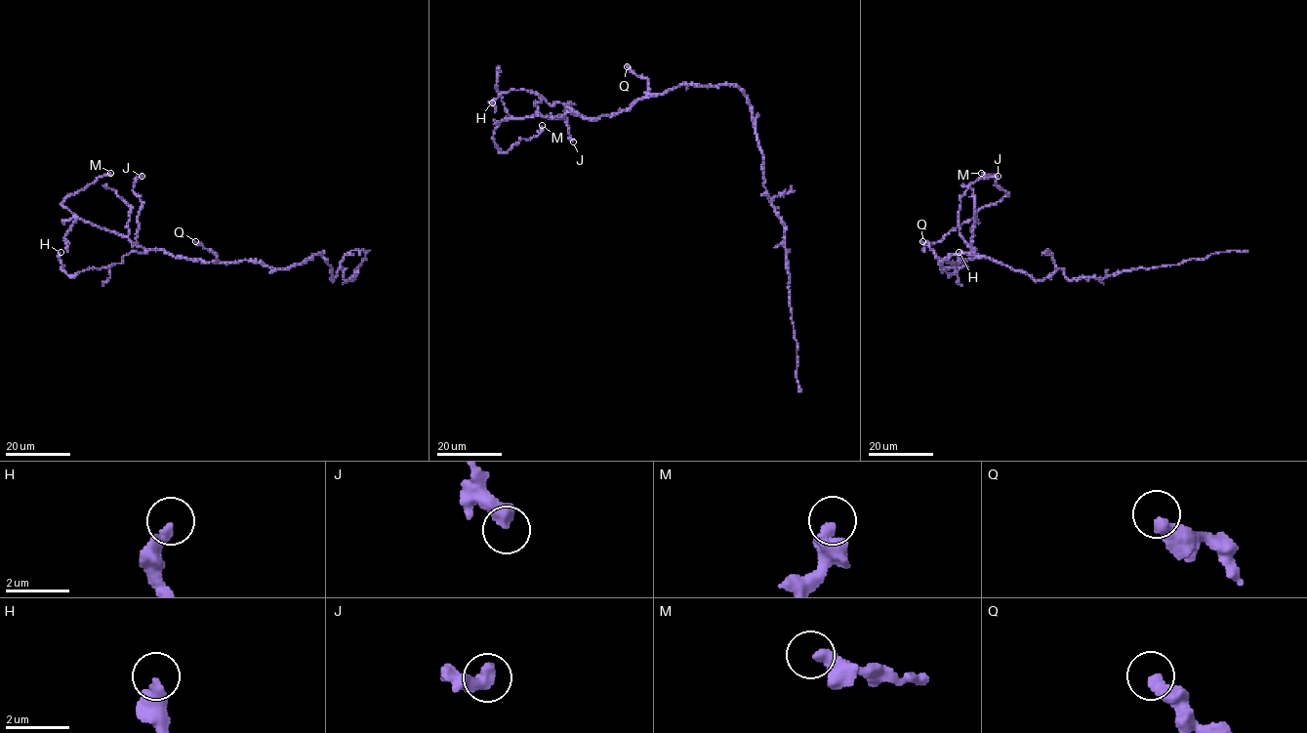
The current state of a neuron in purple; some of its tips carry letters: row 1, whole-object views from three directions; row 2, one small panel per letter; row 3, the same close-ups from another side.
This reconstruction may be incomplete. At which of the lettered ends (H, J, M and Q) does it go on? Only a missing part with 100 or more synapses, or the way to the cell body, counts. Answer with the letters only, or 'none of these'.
none of these

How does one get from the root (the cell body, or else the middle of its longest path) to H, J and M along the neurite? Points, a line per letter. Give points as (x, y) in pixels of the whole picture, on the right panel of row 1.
H: (942, 264), (975, 251), (960, 252), (961, 263), (946, 268), (949, 276), (958, 269), (959, 252)
J: (942, 264), (942, 269), (942, 261), (959, 262), (973, 254), (959, 232), (960, 198), (976, 180), (998, 176)
M: (942, 264), (973, 254), (976, 213), (1008, 194), (981, 173)

